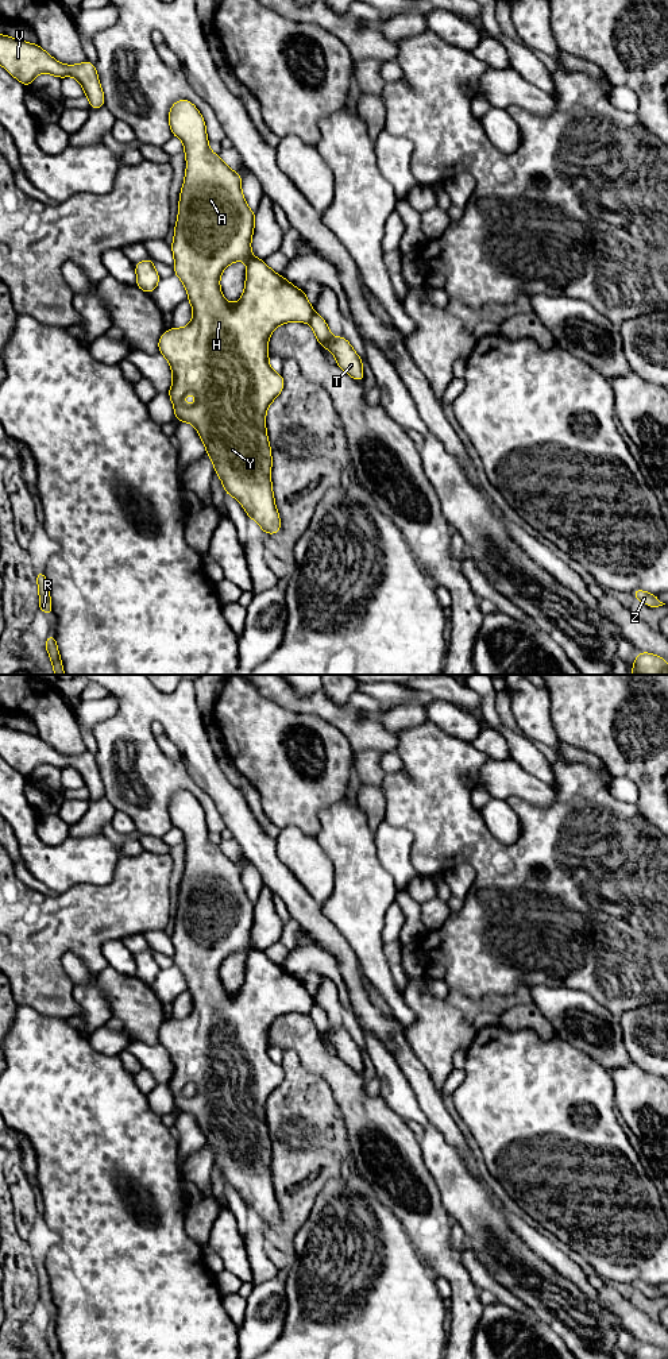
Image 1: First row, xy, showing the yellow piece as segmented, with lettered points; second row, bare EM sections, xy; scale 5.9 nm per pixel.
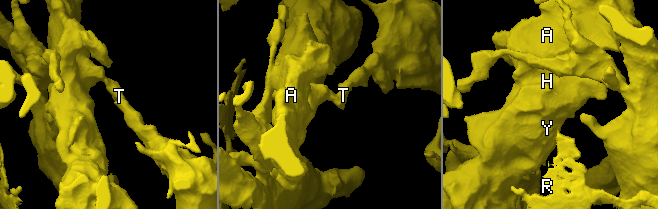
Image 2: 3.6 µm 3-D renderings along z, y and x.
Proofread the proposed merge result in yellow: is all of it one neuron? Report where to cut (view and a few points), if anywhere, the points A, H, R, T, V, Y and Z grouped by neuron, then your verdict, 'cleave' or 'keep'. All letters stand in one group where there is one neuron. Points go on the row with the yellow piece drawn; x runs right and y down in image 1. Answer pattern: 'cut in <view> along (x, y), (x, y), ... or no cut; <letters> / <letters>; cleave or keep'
cut in xy along (315, 313), (308, 321); A H Y / R T V Z; cleave

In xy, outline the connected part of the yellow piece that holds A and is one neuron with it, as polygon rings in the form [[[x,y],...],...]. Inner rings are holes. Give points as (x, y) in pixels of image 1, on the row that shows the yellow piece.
[[[185,99],[175,101],[169,111],[169,124],[171,135],[179,138],[185,146],[186,173],[171,251],[174,274],[188,292],[193,318],[188,327],[167,329],[159,337],[158,351],[173,371],[173,385],[167,394],[174,406],[175,421],[196,426],[225,494],[240,502],[263,533],[277,534],[281,520],[271,486],[273,459],[266,432],[266,410],[283,390],[285,381],[269,364],[267,344],[278,325],[309,323],[314,309],[304,290],[251,254],[255,212],[243,197],[242,175],[209,150],[206,126],[196,105]],[[238,260],[247,262],[246,285],[240,300],[229,304],[220,292],[220,275]],[[188,393],[197,395],[192,406],[184,404]]]

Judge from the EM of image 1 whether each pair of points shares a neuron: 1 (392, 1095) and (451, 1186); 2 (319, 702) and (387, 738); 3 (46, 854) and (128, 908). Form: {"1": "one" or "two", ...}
{"1": "one", "2": "one", "3": "two"}

